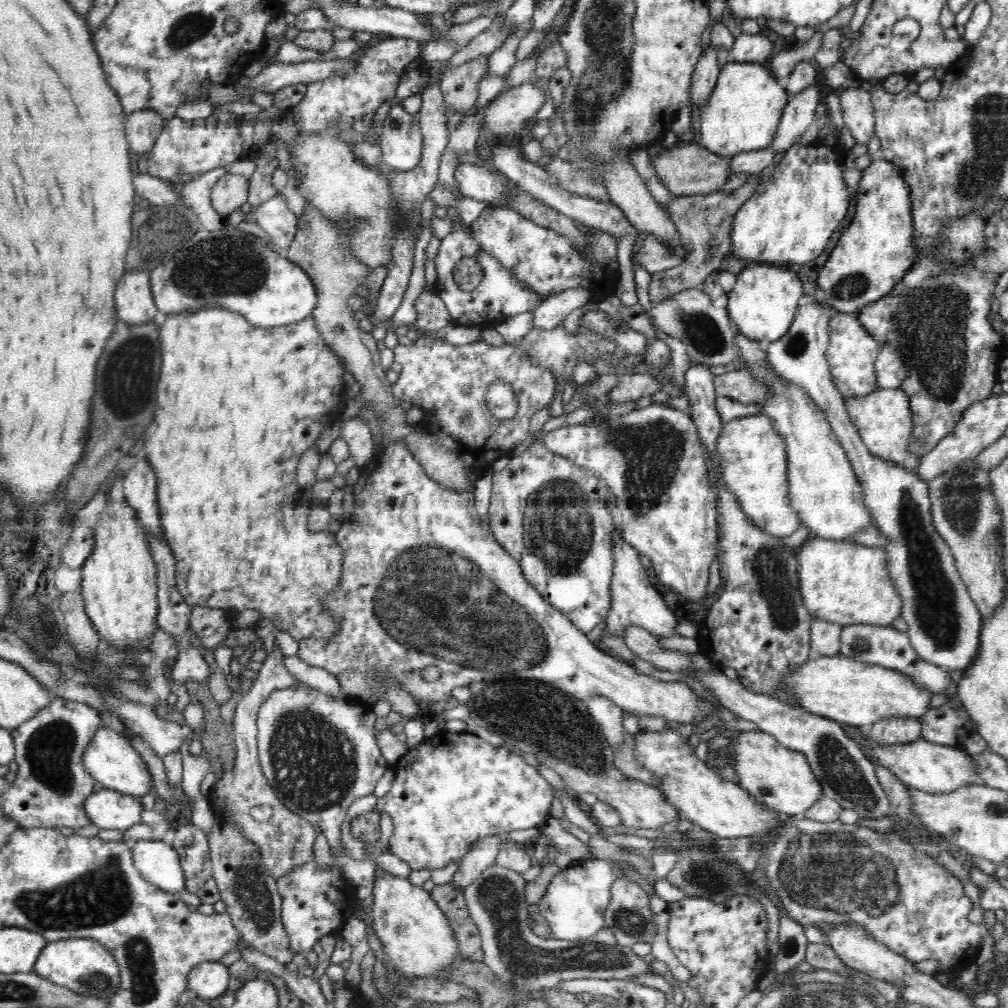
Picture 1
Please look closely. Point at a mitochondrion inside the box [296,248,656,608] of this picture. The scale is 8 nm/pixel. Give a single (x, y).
(558, 526)

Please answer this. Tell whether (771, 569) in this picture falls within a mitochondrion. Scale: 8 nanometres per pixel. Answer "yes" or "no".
yes

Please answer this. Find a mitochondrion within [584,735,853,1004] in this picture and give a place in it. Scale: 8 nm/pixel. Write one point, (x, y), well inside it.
(708, 875)

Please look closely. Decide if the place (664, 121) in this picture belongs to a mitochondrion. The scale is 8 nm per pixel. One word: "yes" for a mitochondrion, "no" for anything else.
no

